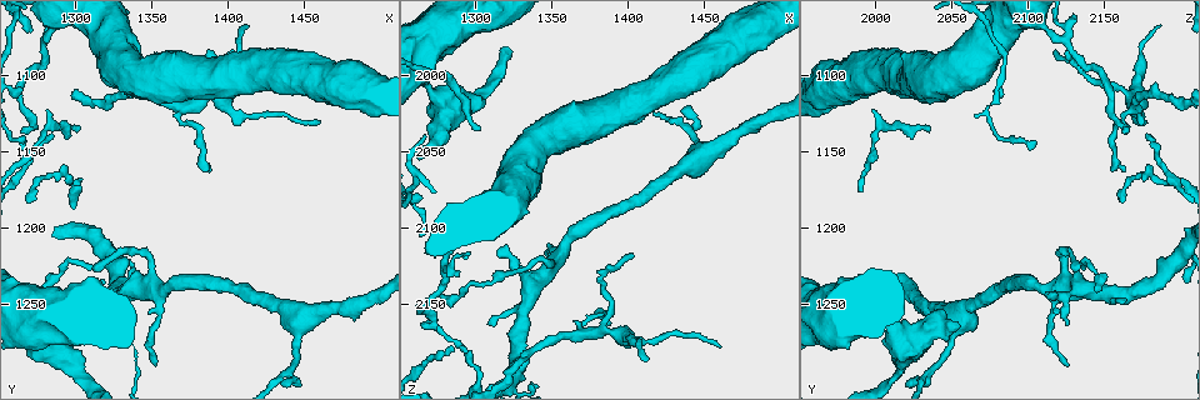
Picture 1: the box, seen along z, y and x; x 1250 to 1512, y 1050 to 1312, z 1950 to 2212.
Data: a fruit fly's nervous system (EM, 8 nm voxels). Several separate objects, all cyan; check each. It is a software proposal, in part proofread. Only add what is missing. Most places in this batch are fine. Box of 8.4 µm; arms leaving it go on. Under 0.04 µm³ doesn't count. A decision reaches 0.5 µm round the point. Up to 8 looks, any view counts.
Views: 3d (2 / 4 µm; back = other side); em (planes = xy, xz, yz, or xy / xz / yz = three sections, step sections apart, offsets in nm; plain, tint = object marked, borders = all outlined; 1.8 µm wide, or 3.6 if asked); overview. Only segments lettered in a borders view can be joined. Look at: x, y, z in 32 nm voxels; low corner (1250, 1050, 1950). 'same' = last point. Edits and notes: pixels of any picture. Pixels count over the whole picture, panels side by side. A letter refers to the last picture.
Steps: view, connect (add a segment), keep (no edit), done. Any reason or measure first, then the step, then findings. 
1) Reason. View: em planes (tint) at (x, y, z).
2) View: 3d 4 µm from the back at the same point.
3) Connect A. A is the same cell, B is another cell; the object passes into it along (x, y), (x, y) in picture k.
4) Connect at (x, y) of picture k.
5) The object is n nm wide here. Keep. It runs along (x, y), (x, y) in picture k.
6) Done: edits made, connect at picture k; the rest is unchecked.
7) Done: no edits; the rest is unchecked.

Thin end. View: em planes (borders) at (1460, 1130, 2178).

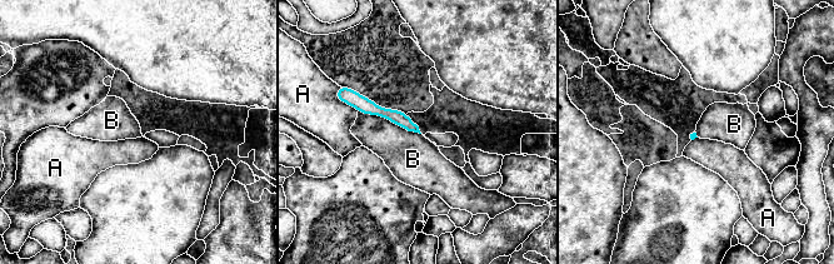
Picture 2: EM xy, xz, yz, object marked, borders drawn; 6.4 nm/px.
Keep. A and B are other cells; a border runs along (358, 110), (380, 115), (420, 134) in picture 2; no lettered segment goes on from it.

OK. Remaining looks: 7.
An open end. View: em planes (borders) at (1386, 1162, 2164).

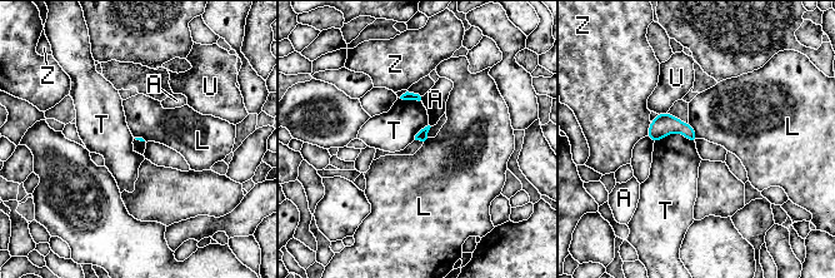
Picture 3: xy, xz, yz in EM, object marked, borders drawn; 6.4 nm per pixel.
Keep. A, L, T, U and Z are other cells; a border runs along (689, 122), (699, 138) in picture 3; none of them fits.

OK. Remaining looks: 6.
Thin end. View: 3d 2 µm from the back at (1350, 1290, 2126).

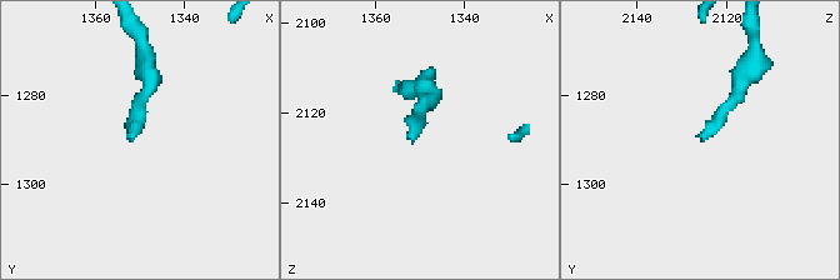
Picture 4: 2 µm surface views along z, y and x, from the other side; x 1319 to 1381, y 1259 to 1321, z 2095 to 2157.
Need the tissue. View: em planes (borders) at (1352, 1289, 2126).

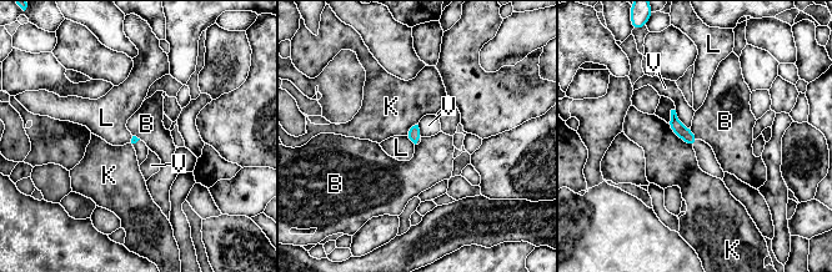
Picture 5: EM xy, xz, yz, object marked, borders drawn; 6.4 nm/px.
Keep. B, K, L and V are other cells; none of them fits.

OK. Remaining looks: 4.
Abrupt turn. View: 3d 4 µm from the back at (1284, 1070, 2114).

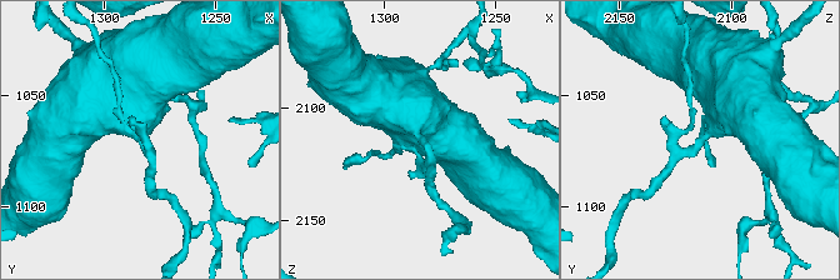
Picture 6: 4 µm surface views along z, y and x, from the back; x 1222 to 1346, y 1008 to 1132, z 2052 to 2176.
Now the EM. View: em 3.6 µm planes (borders) at (1284, 1070, 2113).

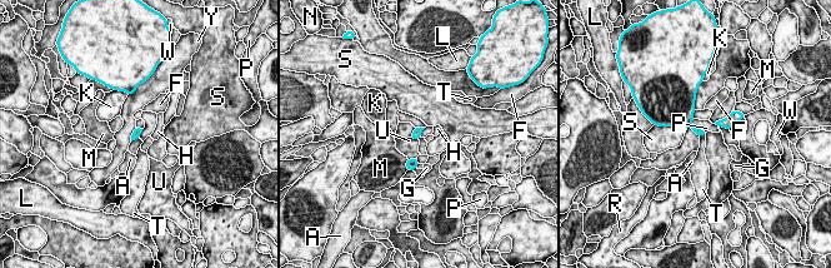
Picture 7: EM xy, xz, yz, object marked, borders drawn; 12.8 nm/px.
The object is 90 nm wide here. Keep. A, F, G, H, K, L, M, N, P, R, S, T, U, W and Y are other cells; a border runs along (144, 128), (138, 137) in picture 7; none of them fits.

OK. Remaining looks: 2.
Done: no edits; the rest is unchecked.

